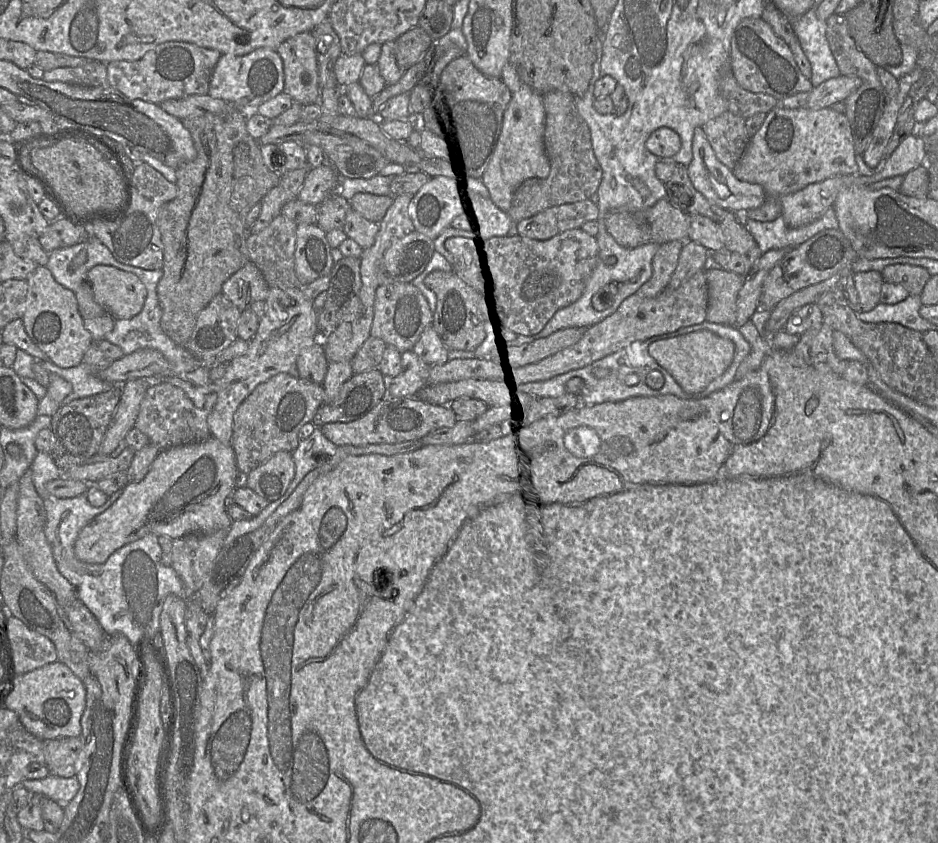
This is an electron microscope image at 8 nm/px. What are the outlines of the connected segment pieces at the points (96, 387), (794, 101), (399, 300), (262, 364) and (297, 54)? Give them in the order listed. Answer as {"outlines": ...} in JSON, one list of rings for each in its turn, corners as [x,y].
{"outlines":[[[[46,360],[46,365],[42,365],[50,376],[61,376],[72,385],[71,393],[64,399],[62,405],[69,404],[73,400],[92,396],[98,393],[107,392],[113,388],[113,383],[102,380],[93,367],[84,361],[79,365],[70,368],[60,368]]],[[[839,75],[826,80],[817,87],[813,87],[808,92],[797,93],[779,101],[781,102],[781,107],[788,109],[806,108],[819,110],[844,101],[861,84],[862,80],[859,77]]],[[[411,282],[379,285],[376,288],[370,336],[380,338],[400,353],[412,350],[421,333],[432,326],[433,313],[421,292]]],[[[270,287],[265,300],[265,314],[259,321],[247,351],[227,364],[225,375],[207,385],[196,386],[181,376],[167,376],[153,381],[165,380],[181,388],[193,404],[206,414],[211,436],[225,445],[232,440],[233,419],[239,405],[261,383],[279,373],[297,374],[296,361],[301,350],[319,340],[317,314],[313,301],[302,294],[302,287],[280,289]]],[[[311,31],[288,38],[276,50],[284,66],[283,92],[302,105],[320,99],[319,69]]]]}

